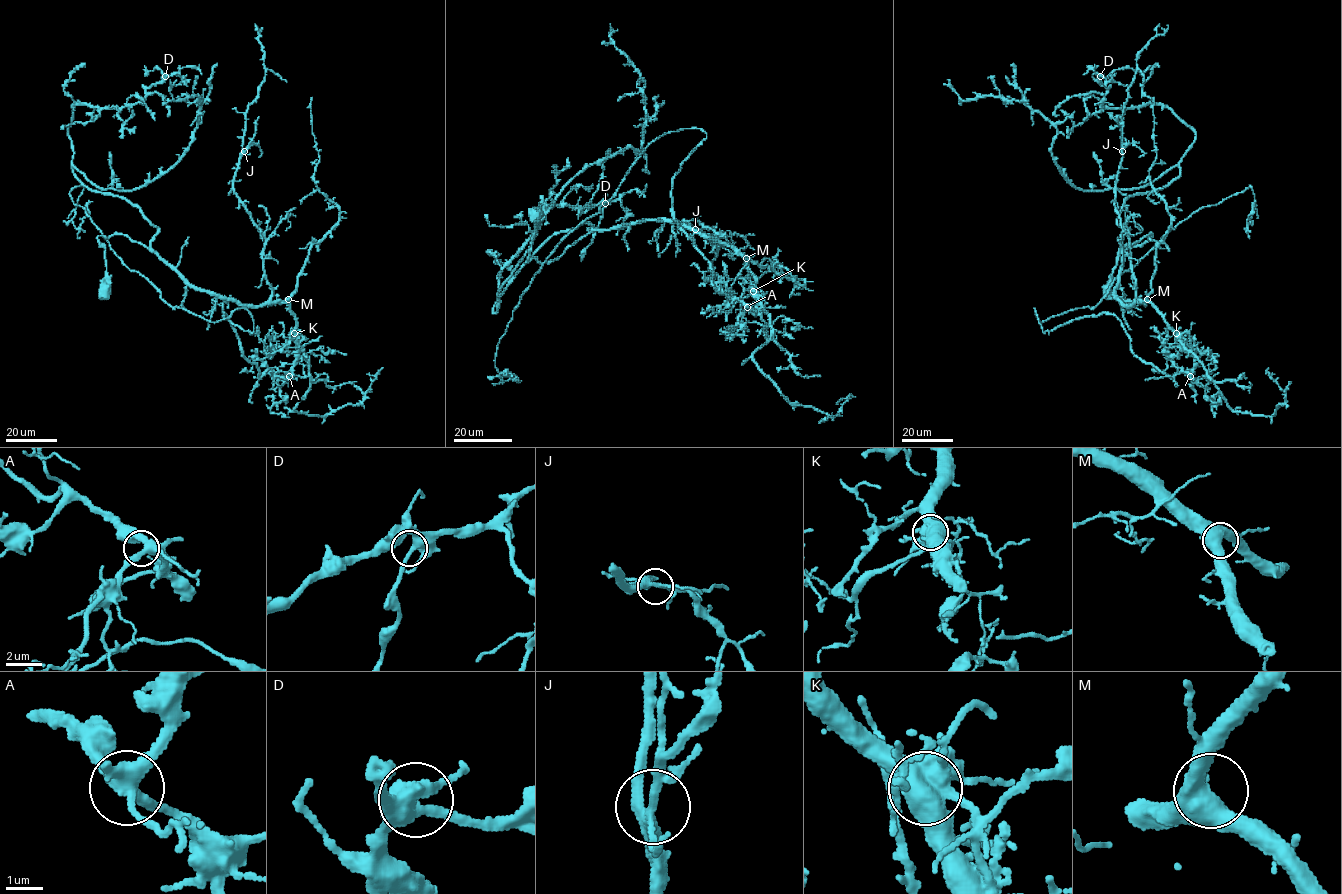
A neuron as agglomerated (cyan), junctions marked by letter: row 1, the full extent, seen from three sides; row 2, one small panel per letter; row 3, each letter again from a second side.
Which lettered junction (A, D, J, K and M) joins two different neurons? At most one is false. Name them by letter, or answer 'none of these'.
K

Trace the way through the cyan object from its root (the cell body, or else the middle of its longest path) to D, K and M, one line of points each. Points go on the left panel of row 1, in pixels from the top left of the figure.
D: (105, 292), (98, 237), (153, 251), (157, 228), (74, 174), (72, 106), (136, 104), (165, 76)
K: (105, 292), (105, 249), (98, 237), (124, 234), (195, 287), (246, 305), (286, 301), (295, 318), (294, 333)
M: (105, 292), (105, 249), (98, 237), (120, 233), (149, 247), (195, 287), (246, 305), (288, 299)

